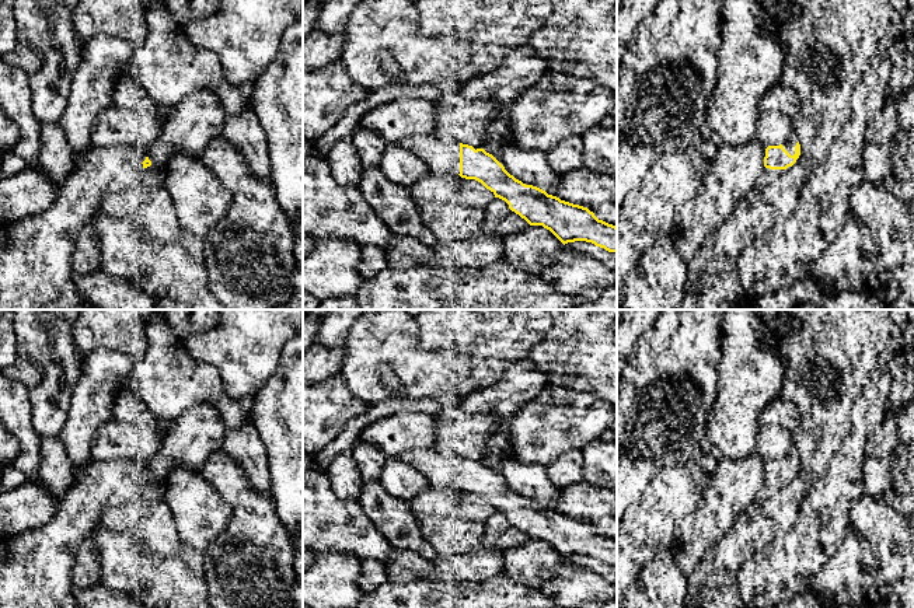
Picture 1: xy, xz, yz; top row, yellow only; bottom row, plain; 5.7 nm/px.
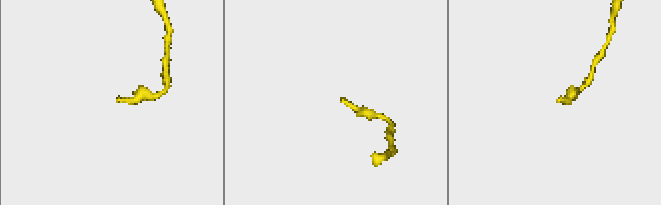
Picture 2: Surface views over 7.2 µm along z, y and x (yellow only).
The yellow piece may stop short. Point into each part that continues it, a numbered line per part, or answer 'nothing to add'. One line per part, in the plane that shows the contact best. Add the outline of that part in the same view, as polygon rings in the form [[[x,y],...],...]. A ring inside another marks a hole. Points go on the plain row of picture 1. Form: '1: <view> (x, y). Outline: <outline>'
1: xz (440, 470). Outline: [[[415,448],[397,457],[421,471],[429,485],[439,488],[460,488],[460,457],[450,457],[437,450]]]

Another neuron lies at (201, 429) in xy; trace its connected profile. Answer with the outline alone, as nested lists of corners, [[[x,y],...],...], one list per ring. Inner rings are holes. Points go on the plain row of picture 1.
[[[212,405],[186,409],[168,430],[168,451],[150,458],[146,471],[157,481],[165,481],[177,467],[200,471],[209,457],[223,447],[226,431],[227,427]]]

